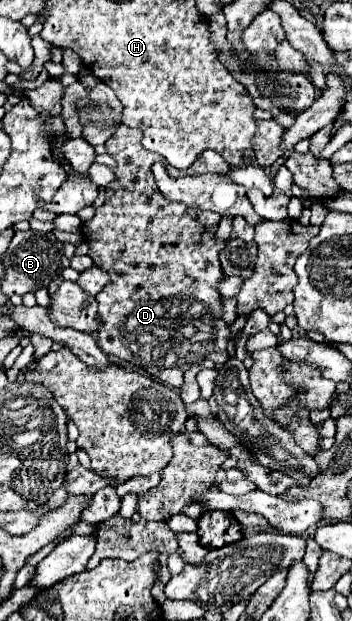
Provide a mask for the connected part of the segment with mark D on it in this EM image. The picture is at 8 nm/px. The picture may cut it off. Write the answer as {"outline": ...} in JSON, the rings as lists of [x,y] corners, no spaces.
{"outline":[[[120,125],[106,141],[106,153],[116,159],[114,181],[110,185],[114,195],[102,207],[98,207],[96,215],[90,221],[84,221],[80,229],[84,241],[90,247],[88,257],[94,261],[94,265],[110,273],[110,281],[102,289],[106,291],[106,299],[96,297],[98,345],[108,357],[142,367],[162,383],[180,389],[184,371],[192,365],[198,365],[204,359],[210,359],[216,365],[228,361],[226,345],[230,341],[230,327],[222,319],[220,293],[216,291],[216,285],[224,277],[218,261],[218,253],[224,243],[218,245],[214,241],[220,215],[210,211],[196,211],[182,203],[168,201],[158,191],[154,175],[150,173],[154,163],[152,153],[148,153],[140,141],[142,131],[126,125]]]}

